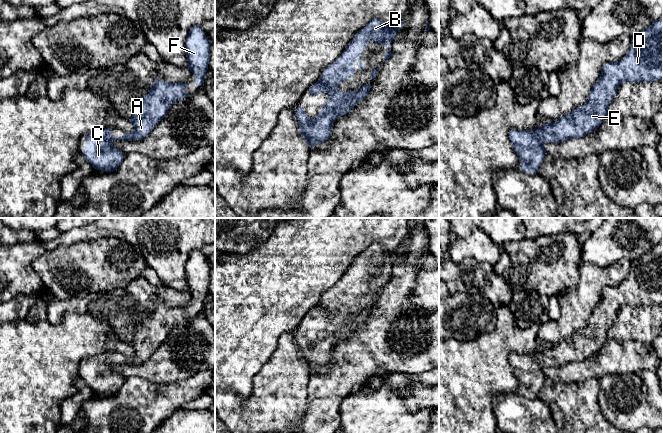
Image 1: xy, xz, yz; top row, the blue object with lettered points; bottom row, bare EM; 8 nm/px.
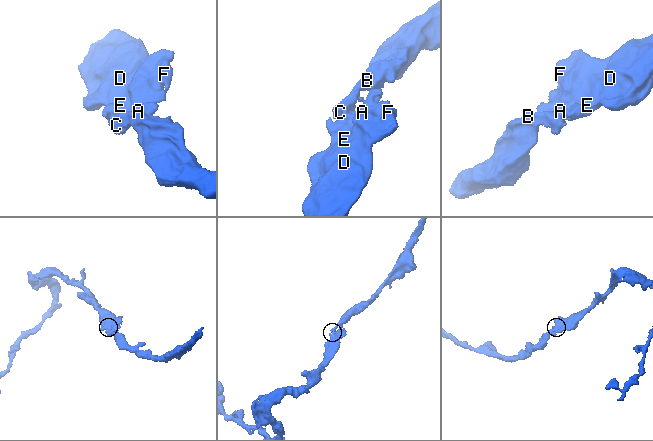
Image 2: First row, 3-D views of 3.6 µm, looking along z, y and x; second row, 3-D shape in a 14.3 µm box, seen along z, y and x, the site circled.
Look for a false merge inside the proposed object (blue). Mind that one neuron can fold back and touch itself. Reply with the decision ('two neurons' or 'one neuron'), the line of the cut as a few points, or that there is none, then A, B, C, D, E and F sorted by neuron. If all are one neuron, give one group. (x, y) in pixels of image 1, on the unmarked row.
one neuron; cut none; groups A B C D E F

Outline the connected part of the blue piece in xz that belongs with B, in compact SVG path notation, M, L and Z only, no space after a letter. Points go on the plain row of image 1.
M372 243L354 259L342 279L324 293L318 305L309 311L309 316L313 320L318 317L329 318L328 325L316 341L309 342L302 330L298 330L295 336L299 347L299 356L306 363L309 371L314 371L329 363L335 344L339 340L346 339L356 327L368 319L371 312L370 307L363 309L358 315L340 316L338 314L341 307L355 298L356 282L359 285L358 293L364 294L361 277L367 271L367 266L379 267L387 272L384 287L393 281L394 278L389 271L396 262L397 255L403 251L403 245L388 252L380 243Z

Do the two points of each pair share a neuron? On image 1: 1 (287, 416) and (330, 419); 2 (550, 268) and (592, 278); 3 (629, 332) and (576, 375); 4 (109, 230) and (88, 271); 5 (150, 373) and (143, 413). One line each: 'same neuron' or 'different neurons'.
1: different neurons
2: different neurons
3: different neurons
4: different neurons
5: different neurons

